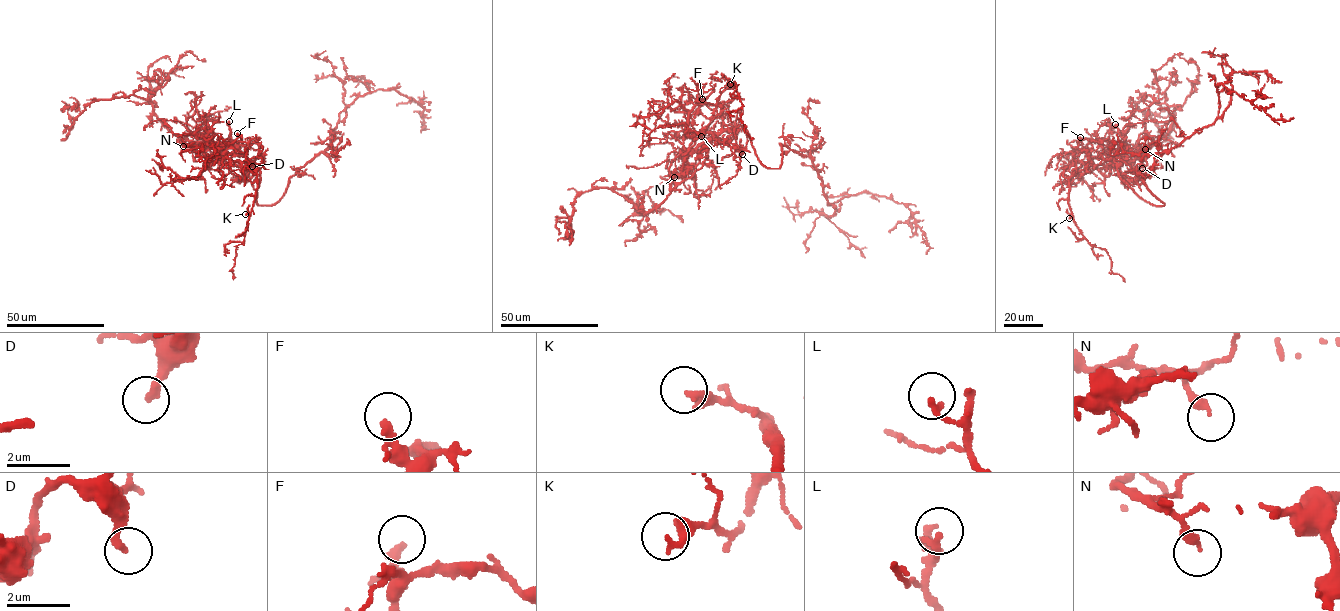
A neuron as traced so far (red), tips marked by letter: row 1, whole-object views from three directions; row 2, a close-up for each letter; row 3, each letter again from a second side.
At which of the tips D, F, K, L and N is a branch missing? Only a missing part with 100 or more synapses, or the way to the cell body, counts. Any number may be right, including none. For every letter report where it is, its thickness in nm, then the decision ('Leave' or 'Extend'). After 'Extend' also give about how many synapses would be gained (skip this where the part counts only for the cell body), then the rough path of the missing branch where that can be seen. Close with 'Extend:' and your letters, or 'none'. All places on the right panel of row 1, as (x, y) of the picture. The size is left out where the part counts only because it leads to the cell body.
D: Place: (1142, 168). Thickness 260 nm. Leave
F: Place: (1080, 137). Thickness 180 nm. Leave
K: Place: (1069, 218). Thickness 260 nm. Leave
L: Place: (1115, 124). Thickness 190 nm. Leave
N: Place: (1145, 149). Thickness 280 nm. Leave
Extend: none

